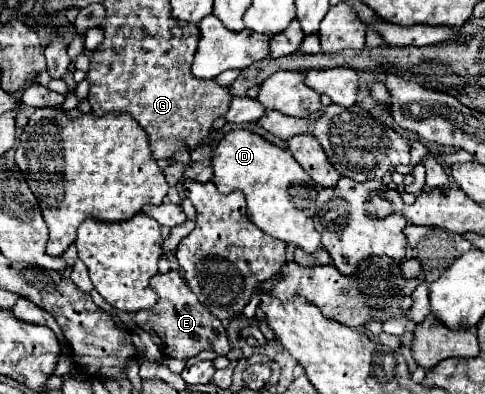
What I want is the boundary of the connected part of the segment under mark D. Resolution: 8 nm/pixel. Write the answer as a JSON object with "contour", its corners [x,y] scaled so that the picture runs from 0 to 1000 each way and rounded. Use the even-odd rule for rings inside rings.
{"contour":[[[485,327],[464,338],[439,393],[439,464],[456,490],[497,480],[509,500],[509,551],[551,596],[604,617],[633,642],[645,642],[662,622],[662,591],[649,581],[645,551],[633,530],[616,530],[604,510],[604,475],[612,475],[612,444],[629,444],[629,429],[596,393],[592,378],[571,373],[538,343]],[[588,530],[596,541],[588,541]],[[596,546],[596,551],[588,551]]]}

